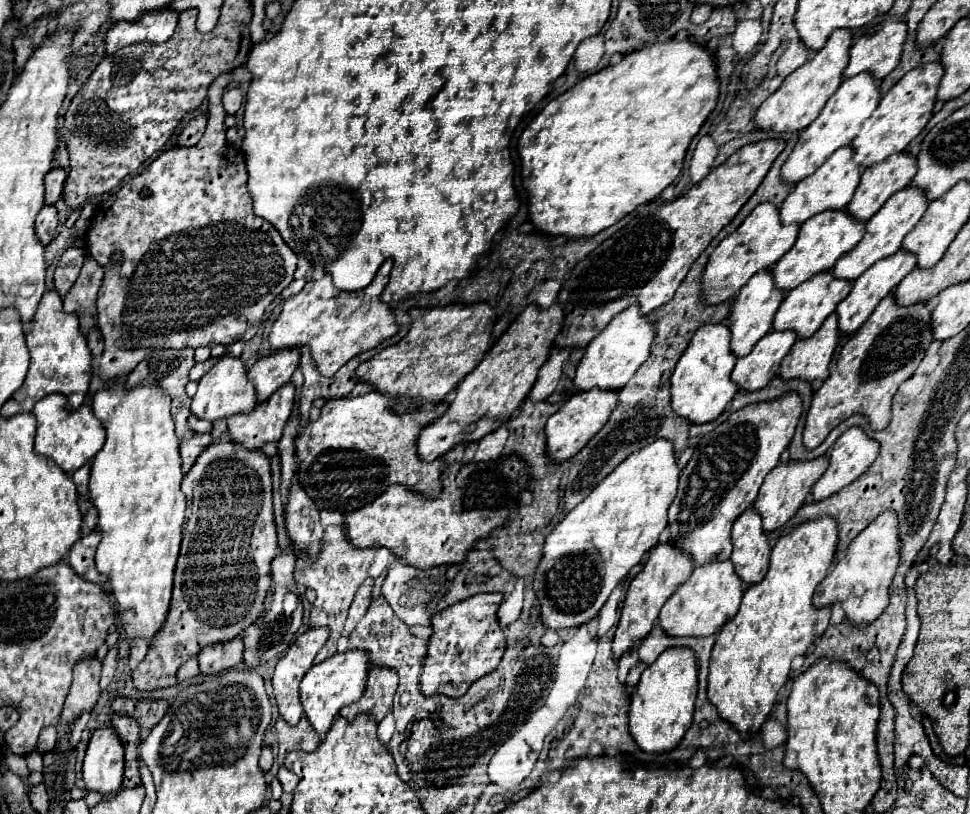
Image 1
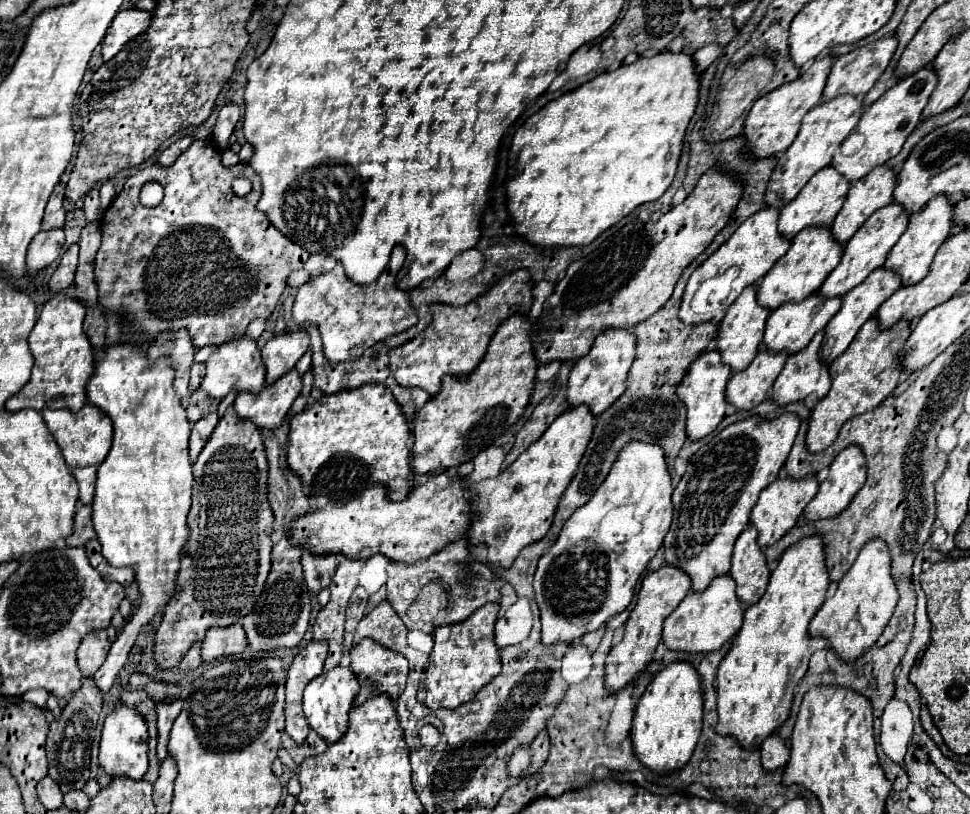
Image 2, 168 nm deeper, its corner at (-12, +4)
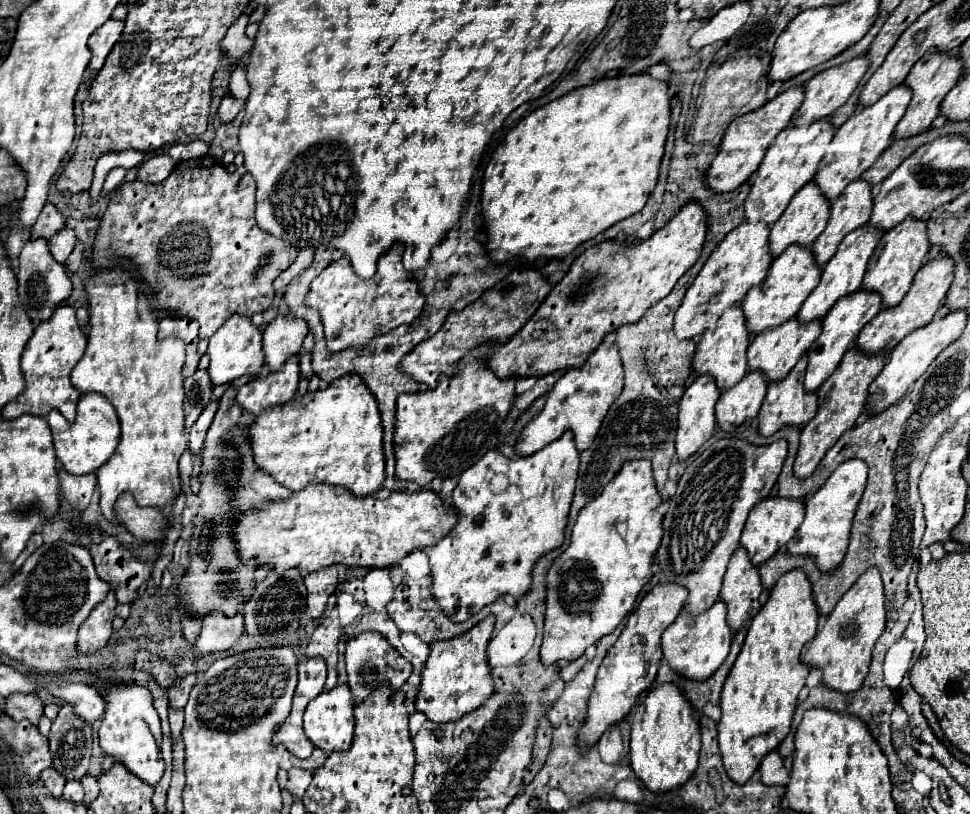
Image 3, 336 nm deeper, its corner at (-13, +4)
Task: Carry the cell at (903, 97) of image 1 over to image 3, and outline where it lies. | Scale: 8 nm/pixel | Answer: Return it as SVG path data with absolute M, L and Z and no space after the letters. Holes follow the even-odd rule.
M901 84L893 88L889 94L885 94L879 102L873 106L867 106L863 110L857 110L837 132L835 138L831 140L831 146L825 154L825 158L819 164L819 170L815 174L815 182L821 186L825 196L835 202L839 194L845 190L845 186L853 180L857 180L877 158L891 146L893 142L893 130L897 128L897 122L903 118L907 106L909 106L911 90L909 86Z

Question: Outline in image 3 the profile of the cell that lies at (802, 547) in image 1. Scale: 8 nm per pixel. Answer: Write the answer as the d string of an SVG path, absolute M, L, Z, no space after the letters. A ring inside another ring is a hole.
M795 568L785 572L777 580L773 590L769 592L767 602L749 624L743 648L721 690L721 720L717 724L719 730L717 740L719 740L723 766L729 778L737 784L745 784L751 778L751 774L759 768L763 756L775 750L791 728L791 720L797 706L797 694L805 686L805 678L809 674L809 666L801 662L801 648L817 632L817 618L819 614L817 614L817 604L813 602L813 588L809 586L809 578L805 570Z

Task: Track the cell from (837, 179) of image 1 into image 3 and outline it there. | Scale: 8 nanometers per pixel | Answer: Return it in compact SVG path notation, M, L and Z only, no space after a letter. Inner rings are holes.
M815 180L807 182L789 202L787 210L781 214L781 218L771 226L771 236L769 236L769 244L771 244L771 252L773 256L779 256L789 244L801 244L801 246L811 246L815 242L815 238L825 230L827 220L829 220L829 198L821 192L821 188L815 184Z

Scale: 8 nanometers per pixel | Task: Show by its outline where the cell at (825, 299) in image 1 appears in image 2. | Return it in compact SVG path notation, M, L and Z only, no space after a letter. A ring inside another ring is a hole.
M816 294L808 296L802 302L794 302L794 304L784 304L780 308L776 308L768 320L766 320L766 328L764 328L764 348L768 352L786 352L786 354L796 354L802 348L808 346L808 342L812 340L812 336L820 330L824 330L824 326L830 322L830 318L840 310L840 298L830 298L824 300Z

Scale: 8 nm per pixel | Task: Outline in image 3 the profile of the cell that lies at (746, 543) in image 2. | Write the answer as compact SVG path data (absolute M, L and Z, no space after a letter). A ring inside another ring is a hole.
M739 546L729 560L721 588L721 598L727 604L727 620L733 630L739 630L759 612L761 592L759 568L749 562L749 554L745 554L745 548Z

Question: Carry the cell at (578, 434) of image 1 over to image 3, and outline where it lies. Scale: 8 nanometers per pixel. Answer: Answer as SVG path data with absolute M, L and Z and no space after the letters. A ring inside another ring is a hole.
M567 430L567 434L563 434L559 440L549 442L543 450L537 450L531 456L517 456L515 460L509 460L501 452L489 450L477 464L473 464L469 470L461 474L459 484L451 494L453 506L459 512L457 526L447 536L443 536L435 546L423 548L431 562L431 576L433 576L431 594L439 600L441 608L455 622L467 620L469 616L479 612L485 604L495 602L503 594L519 598L529 590L531 570L537 558L563 544L567 514L571 508L571 498L577 480L577 468L579 468L579 452L575 446L573 432ZM497 472L509 476L509 488L501 494L493 494L489 490L489 480Z

